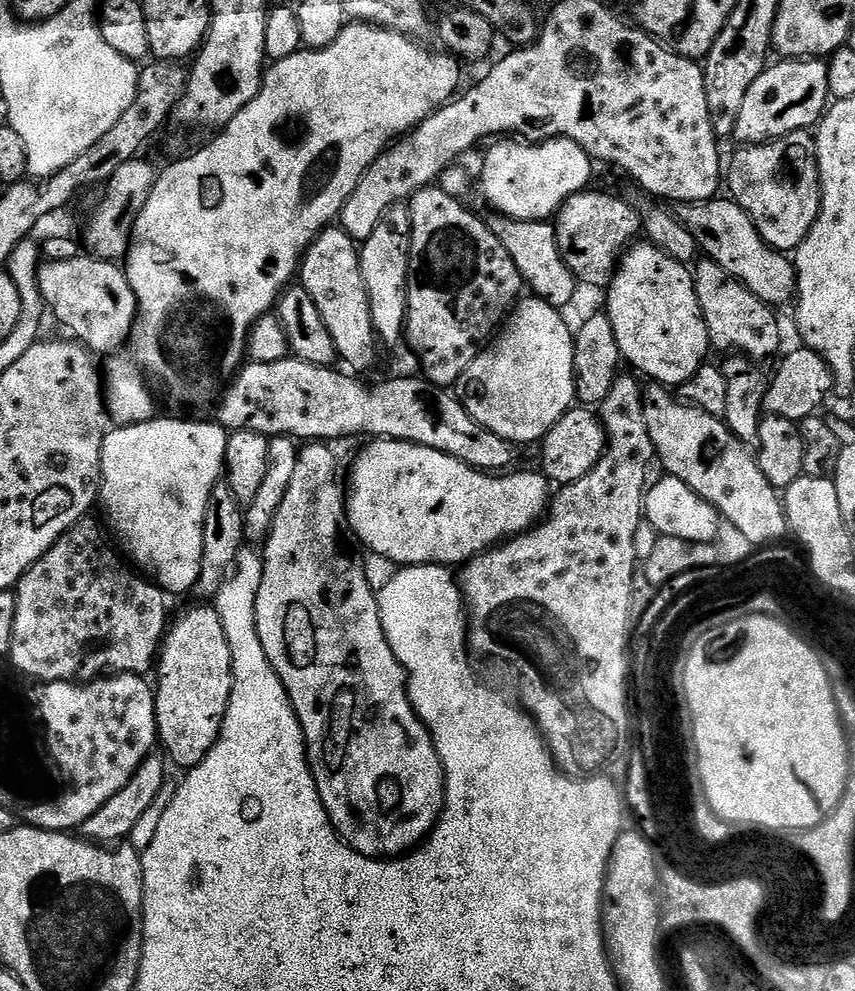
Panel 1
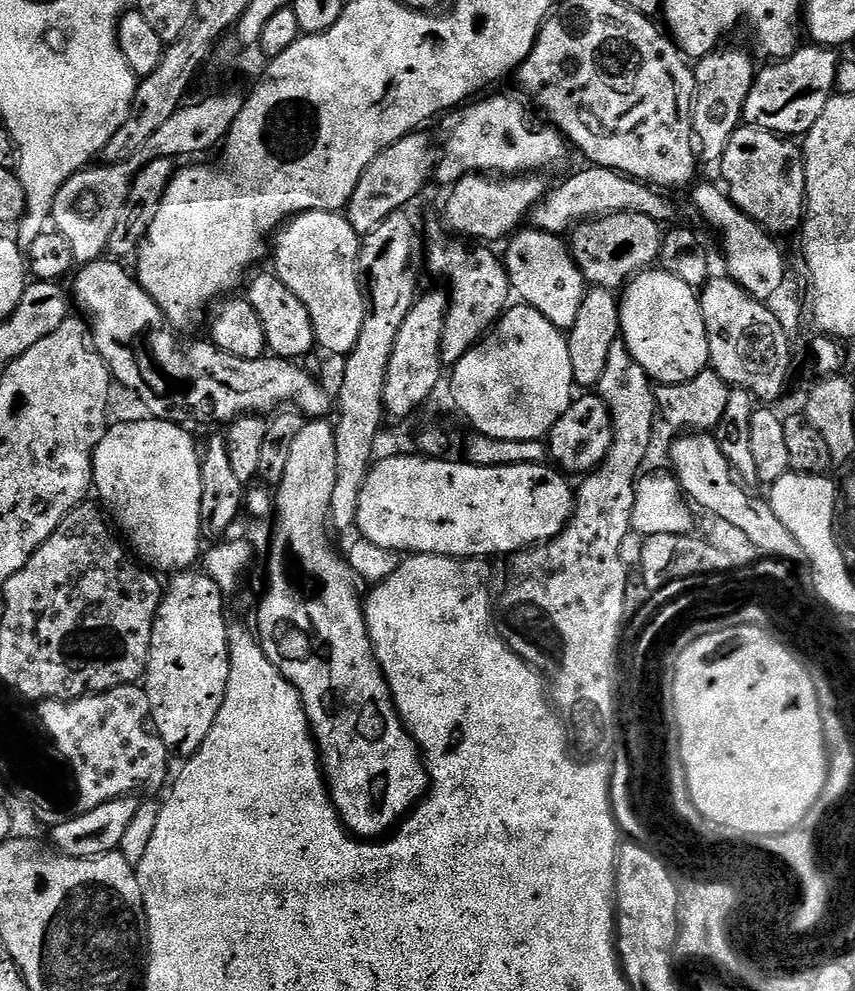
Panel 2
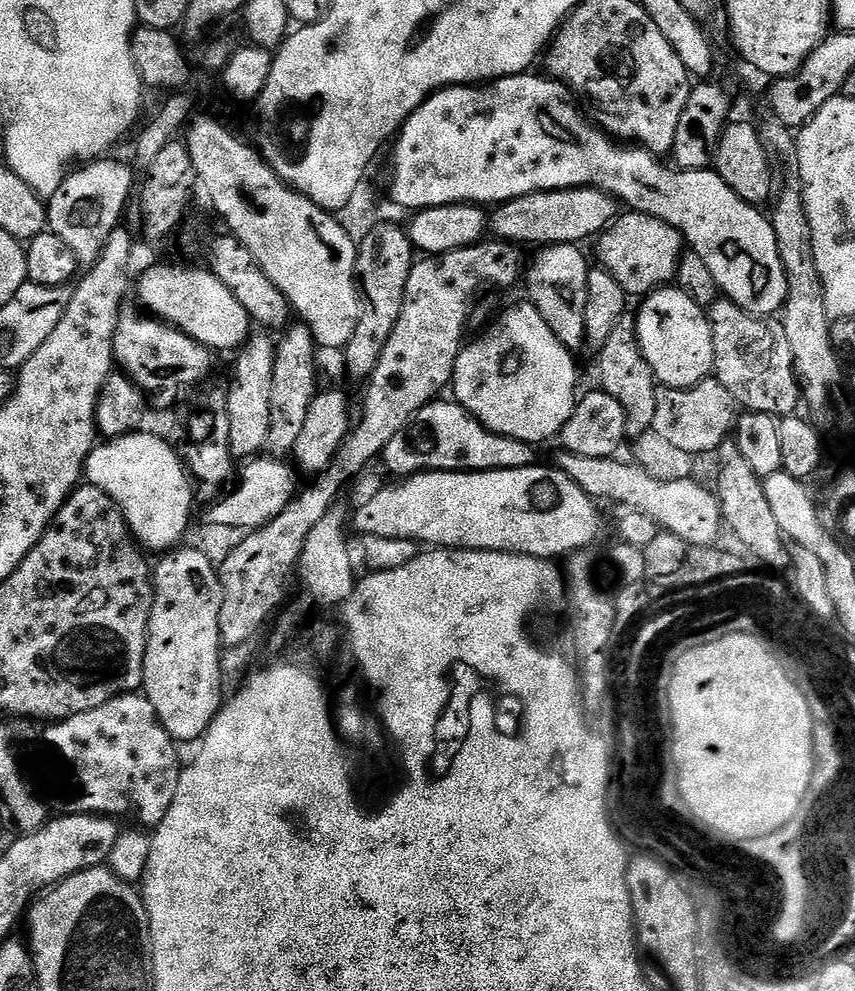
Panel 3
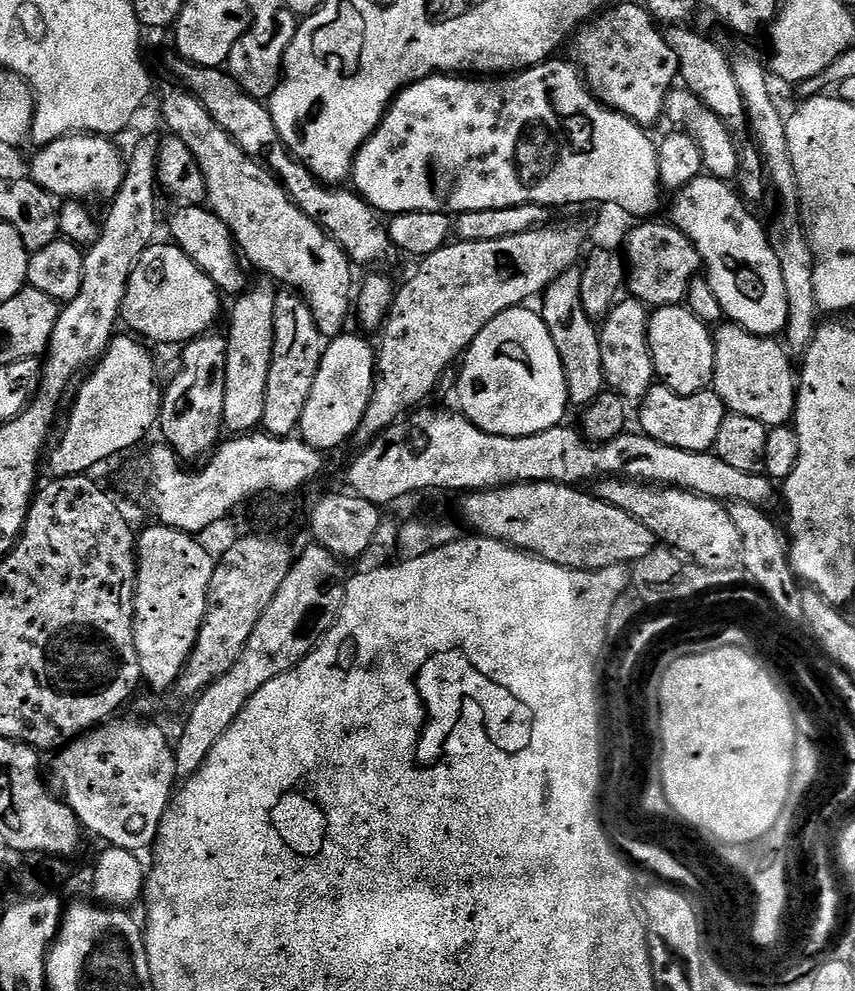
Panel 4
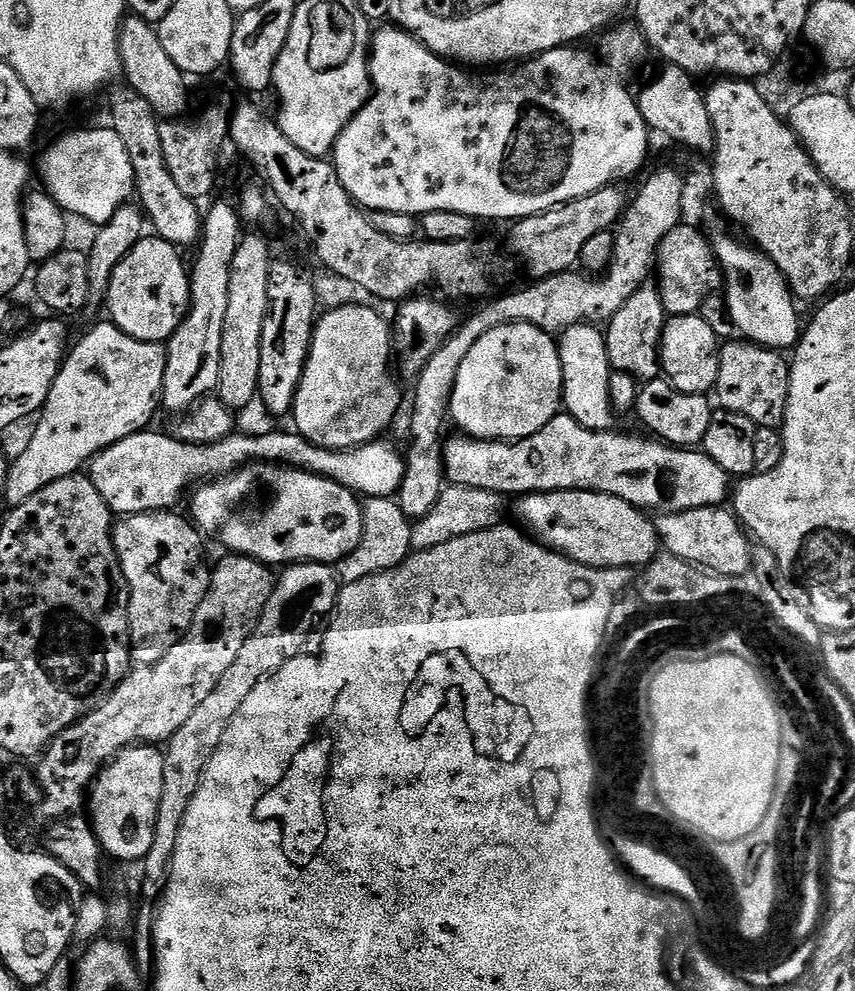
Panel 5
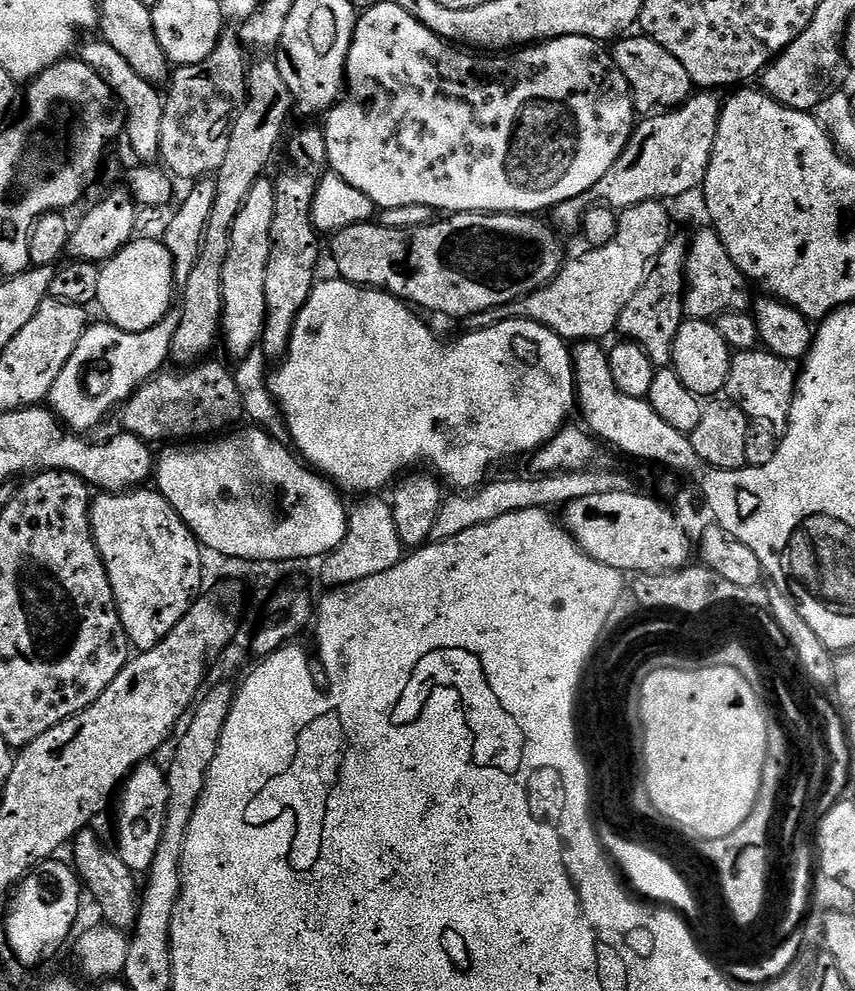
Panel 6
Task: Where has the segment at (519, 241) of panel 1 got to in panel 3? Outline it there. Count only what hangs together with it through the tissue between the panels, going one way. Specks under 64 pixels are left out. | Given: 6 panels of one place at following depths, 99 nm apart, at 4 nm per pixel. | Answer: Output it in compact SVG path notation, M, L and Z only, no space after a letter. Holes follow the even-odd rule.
M549 244L541 247L536 257L531 257L530 263L526 268L526 284L528 280L528 296L527 299L538 310L538 314L542 314L542 318L546 318L546 322L550 326L550 330L554 330L554 334L558 338L558 342L562 342L568 348L579 350L585 347L586 341L586 282L588 281L588 273L590 271L590 263L584 257L585 249L578 244Z

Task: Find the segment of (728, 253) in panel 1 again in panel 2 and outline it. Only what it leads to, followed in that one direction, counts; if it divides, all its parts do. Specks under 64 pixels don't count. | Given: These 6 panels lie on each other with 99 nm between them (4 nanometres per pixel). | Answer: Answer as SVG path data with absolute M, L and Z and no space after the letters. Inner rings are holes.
M584 166L581 172L574 173L569 180L545 195L532 209L530 224L533 228L539 228L541 232L568 234L576 225L583 224L586 220L596 220L599 216L646 214L646 218L654 218L654 222L668 226L676 216L676 206L664 196L667 195L663 191L639 180L633 180L631 176L624 176L613 168Z

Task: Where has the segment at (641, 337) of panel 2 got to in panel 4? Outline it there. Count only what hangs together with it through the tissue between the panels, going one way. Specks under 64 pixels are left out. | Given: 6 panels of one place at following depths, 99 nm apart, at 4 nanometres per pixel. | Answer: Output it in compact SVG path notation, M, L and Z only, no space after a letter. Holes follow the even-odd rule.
M675 304L655 309L648 317L648 341L656 375L664 387L689 396L711 385L716 369L716 342L709 325L703 324L687 306Z

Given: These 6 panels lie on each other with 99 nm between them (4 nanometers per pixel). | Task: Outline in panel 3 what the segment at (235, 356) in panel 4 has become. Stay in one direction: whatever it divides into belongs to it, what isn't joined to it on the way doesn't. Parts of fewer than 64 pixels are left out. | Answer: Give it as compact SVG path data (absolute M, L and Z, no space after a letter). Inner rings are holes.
M249 335L235 353L236 369L232 372L232 385L227 385L228 413L230 414L230 450L233 457L255 458L264 452L270 432L270 390L274 382L276 344L271 335Z

